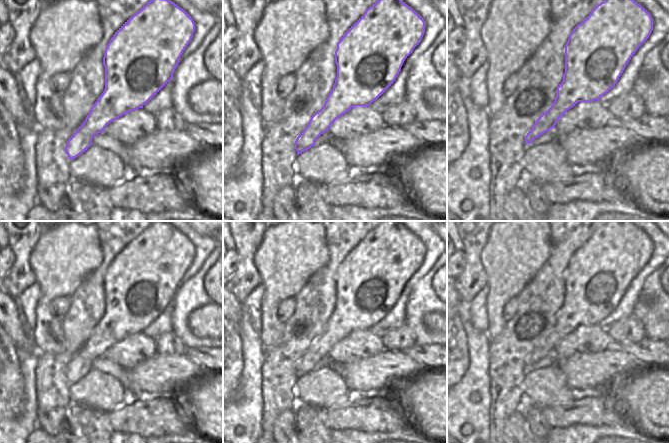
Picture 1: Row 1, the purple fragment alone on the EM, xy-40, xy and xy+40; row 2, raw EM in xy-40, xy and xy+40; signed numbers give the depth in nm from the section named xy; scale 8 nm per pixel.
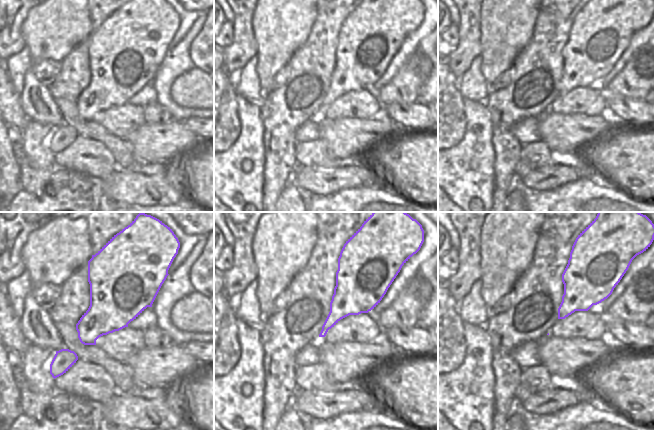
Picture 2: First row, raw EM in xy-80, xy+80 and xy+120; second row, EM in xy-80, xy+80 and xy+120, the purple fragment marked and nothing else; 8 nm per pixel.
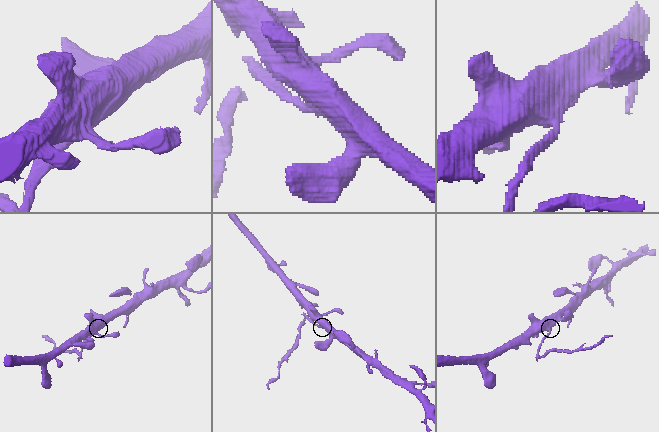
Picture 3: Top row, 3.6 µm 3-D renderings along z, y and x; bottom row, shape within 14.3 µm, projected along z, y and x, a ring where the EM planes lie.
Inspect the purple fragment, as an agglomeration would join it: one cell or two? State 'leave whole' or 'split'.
split

